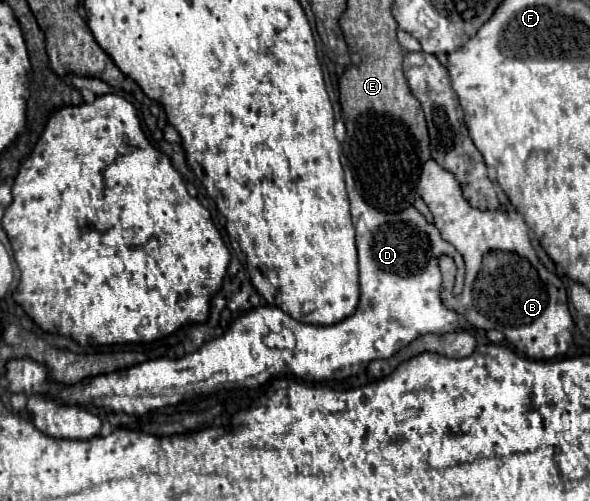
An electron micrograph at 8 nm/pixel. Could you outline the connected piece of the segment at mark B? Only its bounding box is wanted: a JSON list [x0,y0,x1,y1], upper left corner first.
[418,159,572,359]

